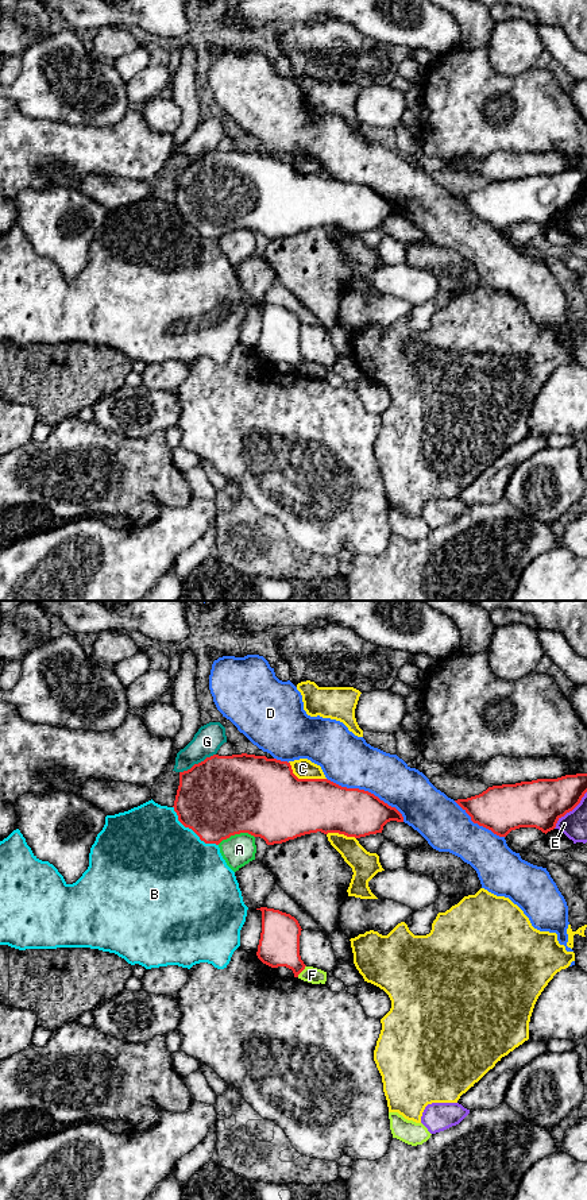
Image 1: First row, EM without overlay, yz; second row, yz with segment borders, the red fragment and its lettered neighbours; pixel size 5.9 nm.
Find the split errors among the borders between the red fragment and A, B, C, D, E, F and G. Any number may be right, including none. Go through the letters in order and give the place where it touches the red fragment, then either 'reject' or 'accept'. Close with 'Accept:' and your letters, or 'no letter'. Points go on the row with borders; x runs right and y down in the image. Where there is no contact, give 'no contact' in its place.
A: meets red in yz at (235, 833); reject
B: meets red in yz at (192, 829); reject
C: meets red in yz at (304, 779); reject
D: meets red in yz at (367, 791); reject
E: meets red in yz at (570, 810); reject
F: meets red in yz at (302, 969); reject
G: meets red in yz at (199, 763); reject
Accept: no letter

